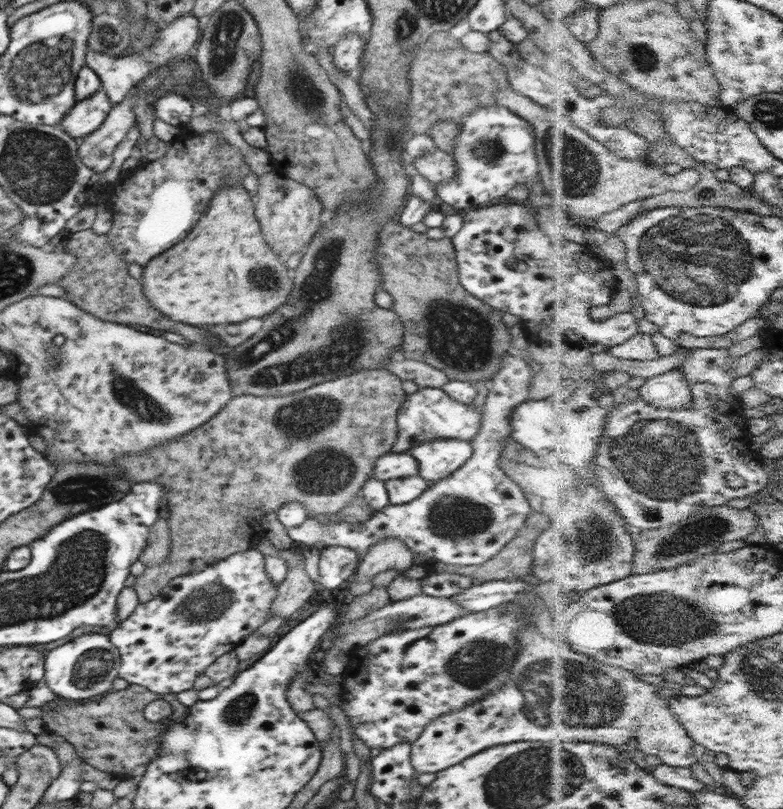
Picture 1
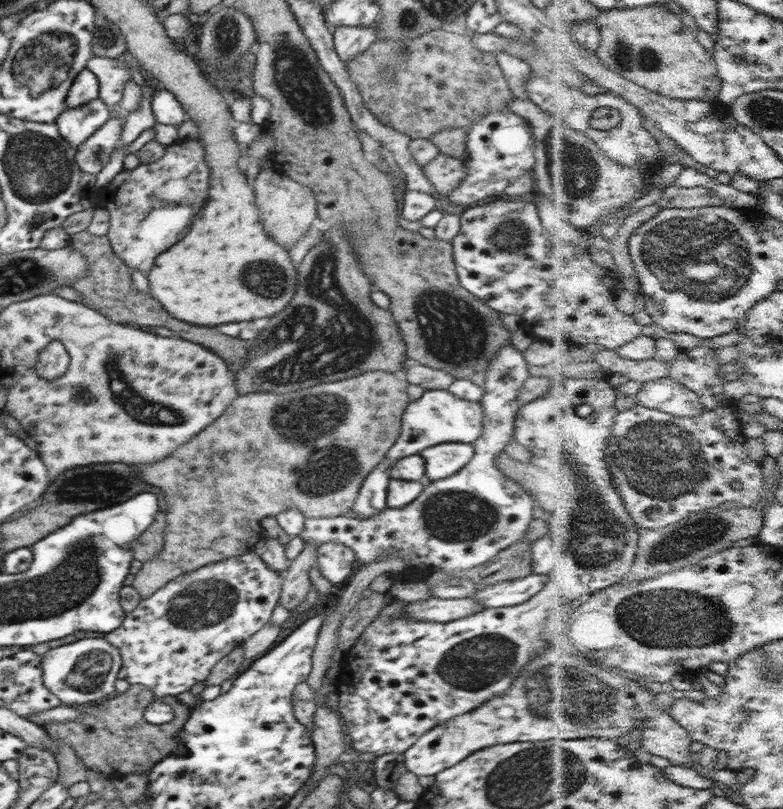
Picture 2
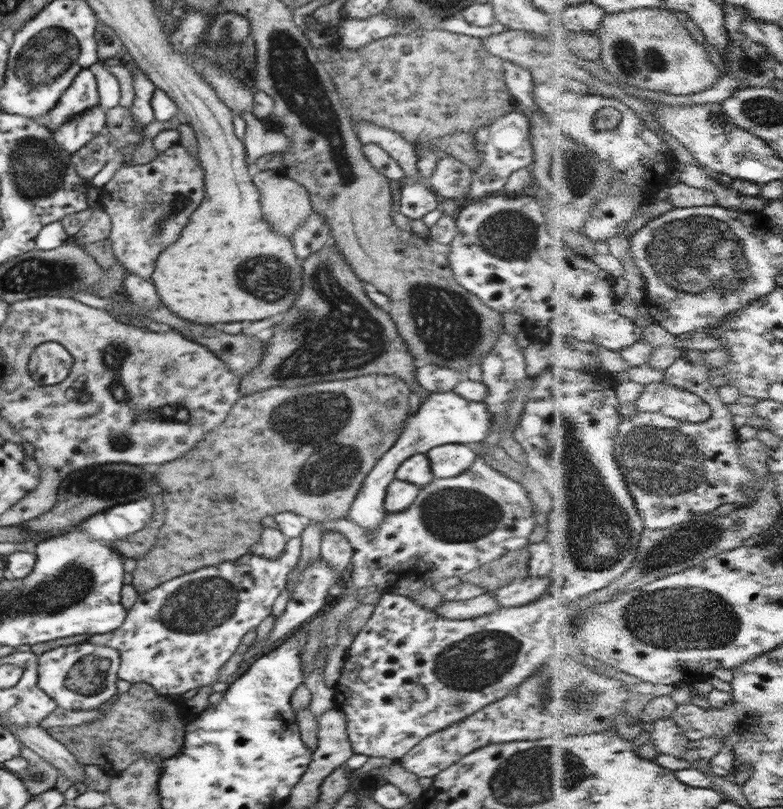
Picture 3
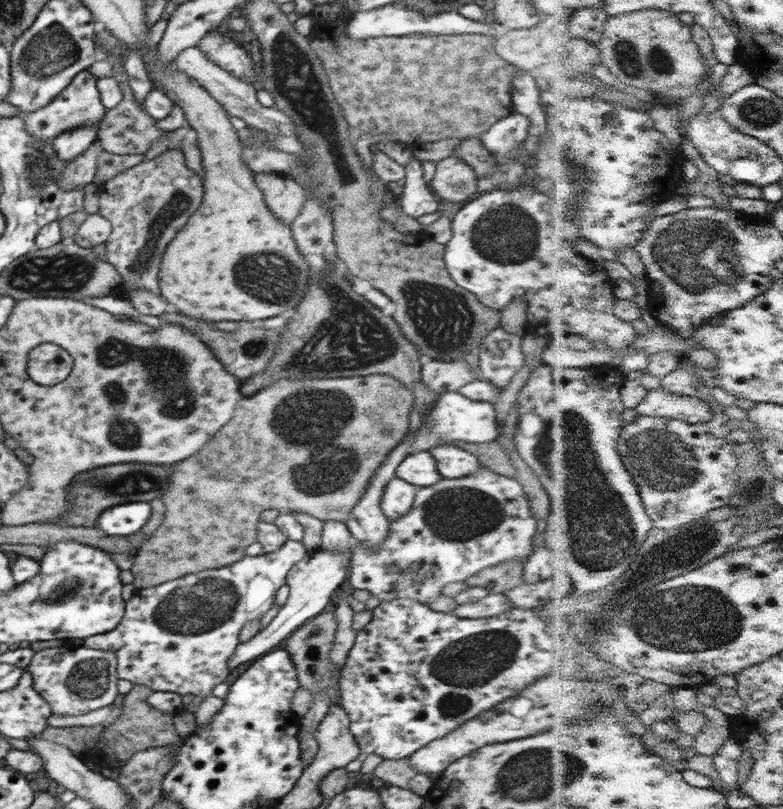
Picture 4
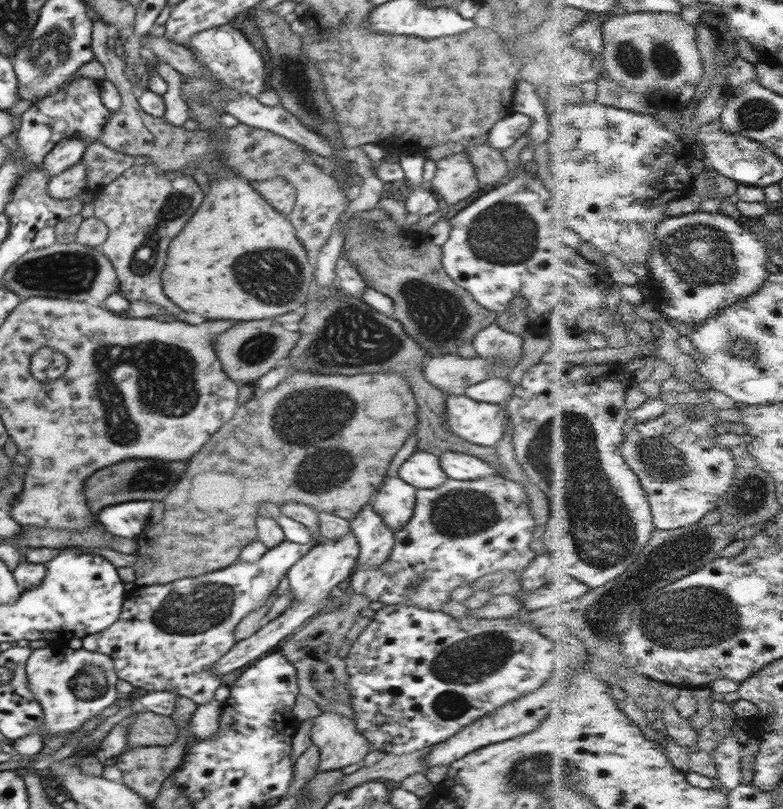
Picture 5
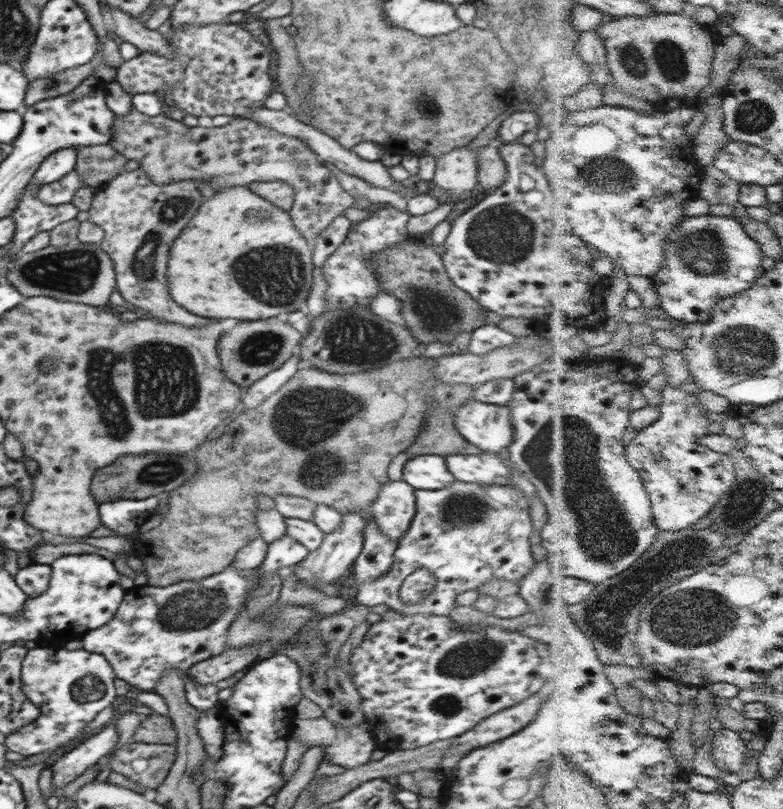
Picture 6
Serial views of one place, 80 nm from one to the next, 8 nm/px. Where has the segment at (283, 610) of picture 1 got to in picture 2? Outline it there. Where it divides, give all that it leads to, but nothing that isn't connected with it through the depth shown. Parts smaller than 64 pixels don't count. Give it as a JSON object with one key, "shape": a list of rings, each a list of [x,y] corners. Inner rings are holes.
{"shape":[[[310,541],[304,544],[302,553],[292,562],[284,572],[281,583],[279,604],[290,612],[306,598],[309,593],[310,577],[308,572],[317,563],[317,548]]]}

